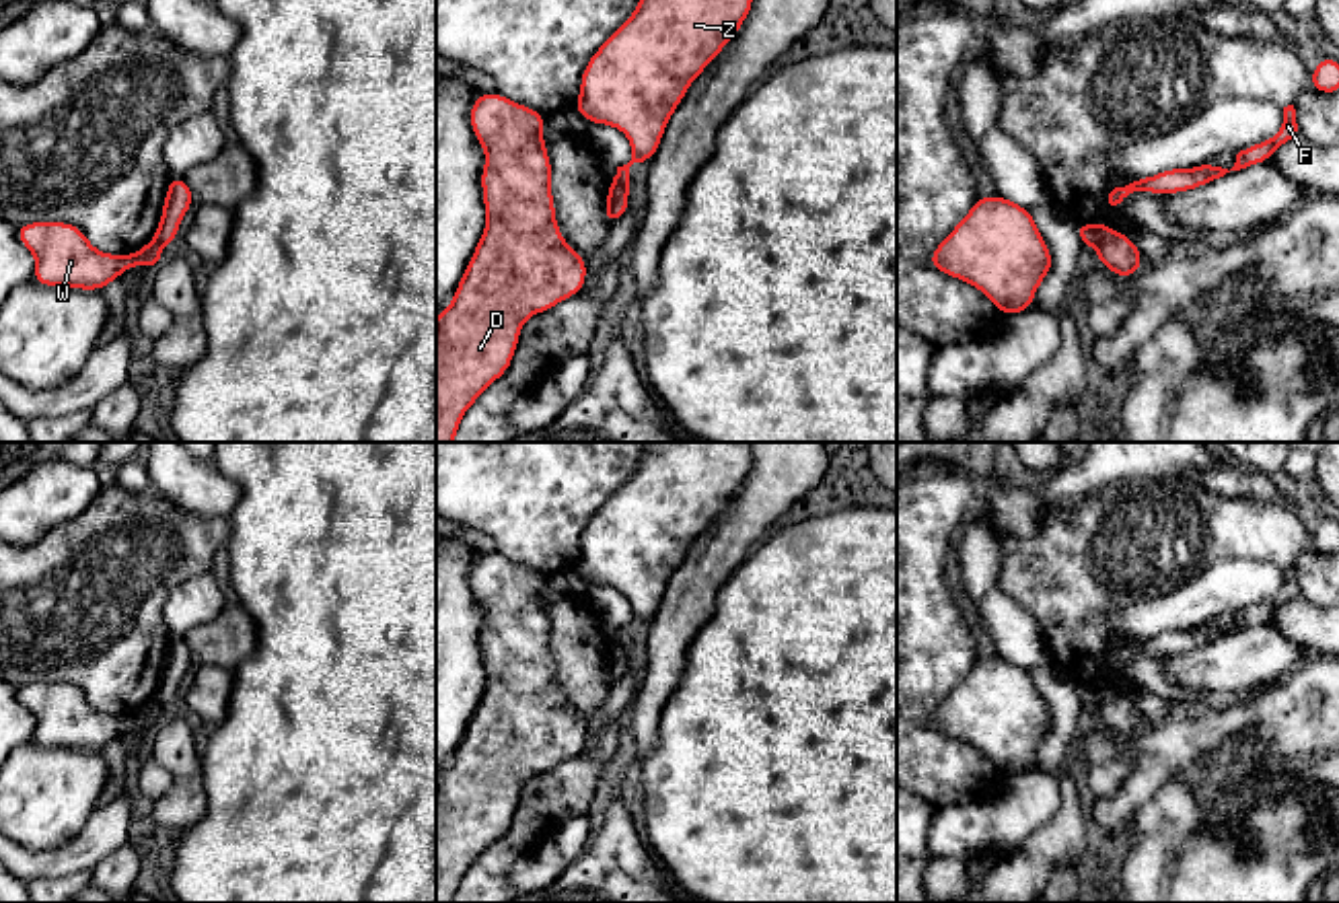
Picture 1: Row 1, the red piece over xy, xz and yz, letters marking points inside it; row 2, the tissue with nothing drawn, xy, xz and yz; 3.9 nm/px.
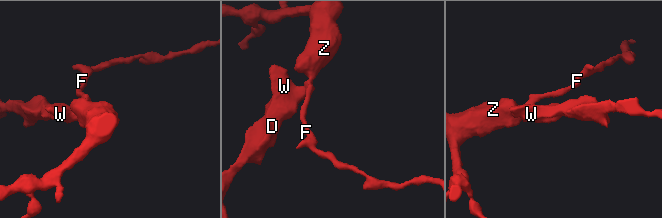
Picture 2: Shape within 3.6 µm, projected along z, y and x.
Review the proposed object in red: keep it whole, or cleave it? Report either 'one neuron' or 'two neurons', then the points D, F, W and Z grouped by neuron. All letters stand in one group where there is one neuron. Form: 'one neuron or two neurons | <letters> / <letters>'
two neurons | D W / F Z

